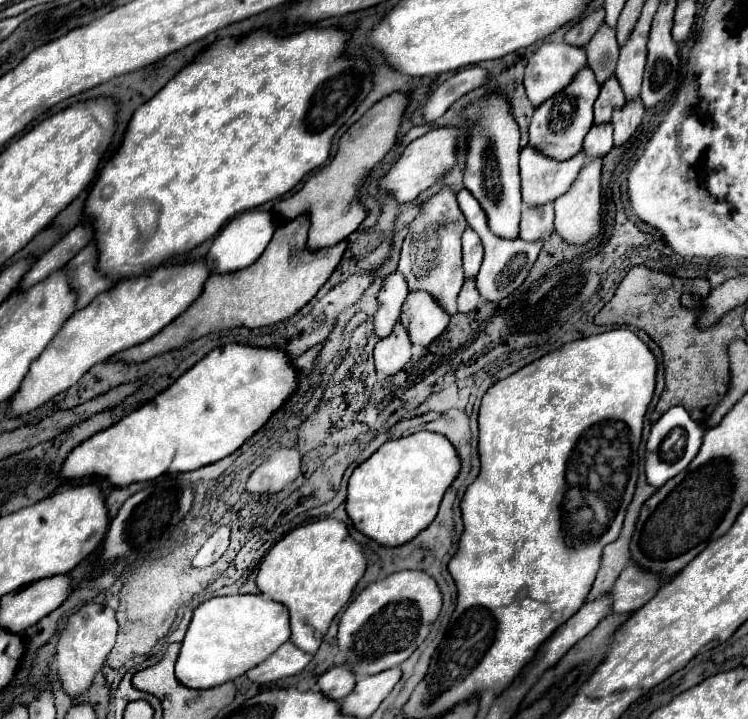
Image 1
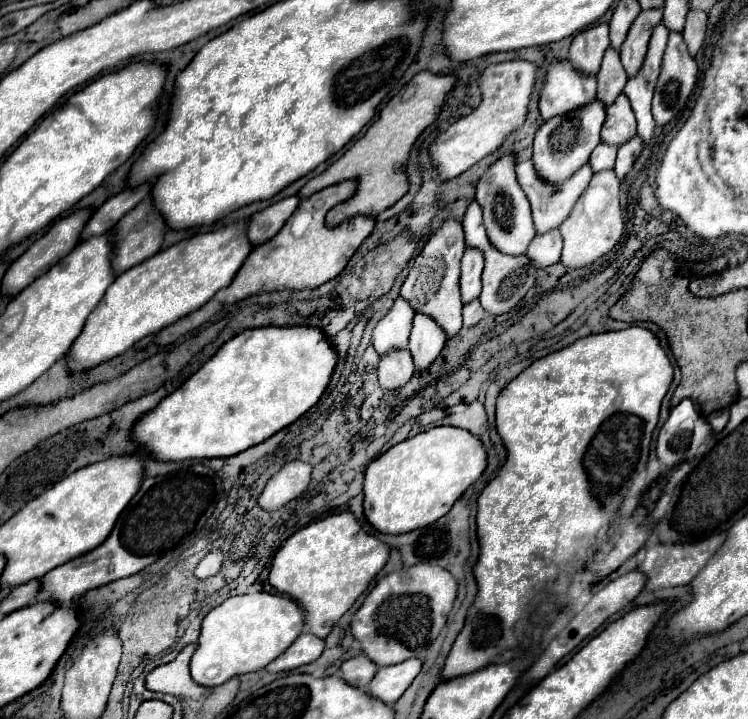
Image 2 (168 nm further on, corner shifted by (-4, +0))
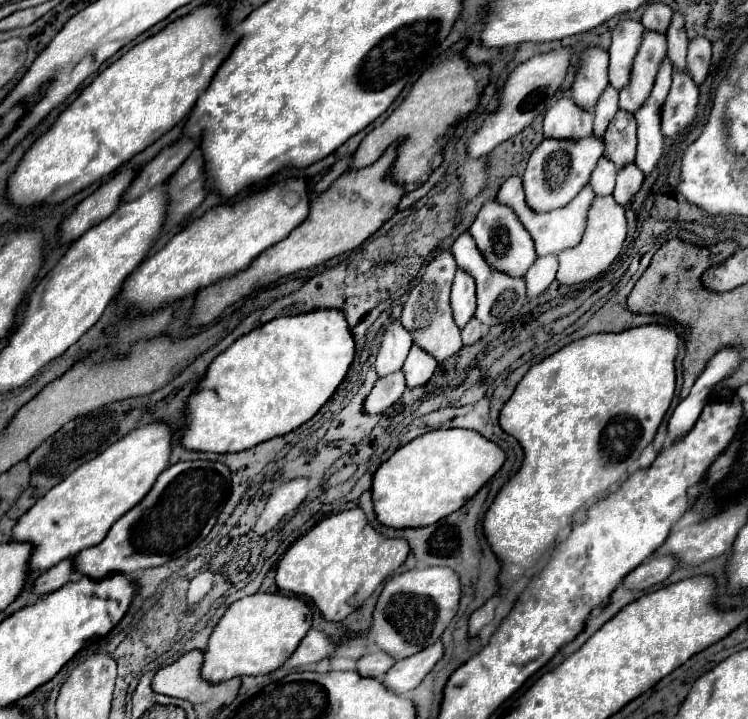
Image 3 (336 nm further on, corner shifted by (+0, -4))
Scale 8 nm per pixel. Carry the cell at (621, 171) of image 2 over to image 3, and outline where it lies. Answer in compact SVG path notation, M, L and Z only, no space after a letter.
M626 165L618 177L616 177L616 189L614 189L614 199L618 205L626 205L634 199L634 195L640 191L644 181L644 173L636 165Z

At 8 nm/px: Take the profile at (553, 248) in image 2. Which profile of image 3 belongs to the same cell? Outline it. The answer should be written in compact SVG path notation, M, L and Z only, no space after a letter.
M538 257L536 263L524 275L526 297L528 299L540 297L550 287L550 283L554 281L556 271L558 271L558 259L556 257Z

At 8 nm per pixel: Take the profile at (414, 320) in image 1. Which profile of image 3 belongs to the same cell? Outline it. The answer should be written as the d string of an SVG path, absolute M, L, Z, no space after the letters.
M416 345L410 349L410 355L404 363L404 377L406 377L406 387L414 389L414 387L422 387L430 381L430 377L436 371L436 361L424 353L422 349L418 349Z

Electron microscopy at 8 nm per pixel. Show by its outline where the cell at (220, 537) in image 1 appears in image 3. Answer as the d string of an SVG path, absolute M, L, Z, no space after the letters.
M204 571L204 573L198 573L192 581L190 581L190 587L188 587L188 607L194 609L204 597L206 593L212 589L212 573L210 571Z

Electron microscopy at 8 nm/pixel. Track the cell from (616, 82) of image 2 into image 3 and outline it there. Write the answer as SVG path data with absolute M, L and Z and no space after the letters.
M608 85L608 89L602 93L602 97L600 97L600 101L598 101L596 109L594 109L594 115L596 115L596 119L594 119L594 135L598 139L604 137L612 117L616 115L616 111L618 111L618 91L612 85Z

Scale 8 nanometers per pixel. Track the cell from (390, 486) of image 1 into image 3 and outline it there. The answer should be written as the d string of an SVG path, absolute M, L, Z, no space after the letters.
M438 429L400 447L378 467L372 501L378 521L388 527L426 527L458 511L504 465L506 453L472 429Z

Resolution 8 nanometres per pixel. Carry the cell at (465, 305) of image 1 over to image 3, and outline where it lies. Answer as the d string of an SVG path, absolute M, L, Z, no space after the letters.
M476 317L462 329L462 341L464 341L464 345L474 345L474 343L478 343L484 335L486 335L484 325L482 325L480 321L476 321Z

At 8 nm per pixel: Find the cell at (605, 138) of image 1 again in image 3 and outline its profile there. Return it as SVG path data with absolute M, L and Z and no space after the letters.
M602 157L590 177L590 187L594 189L596 195L606 197L606 195L612 195L614 185L616 185L616 167L612 165L612 161Z

